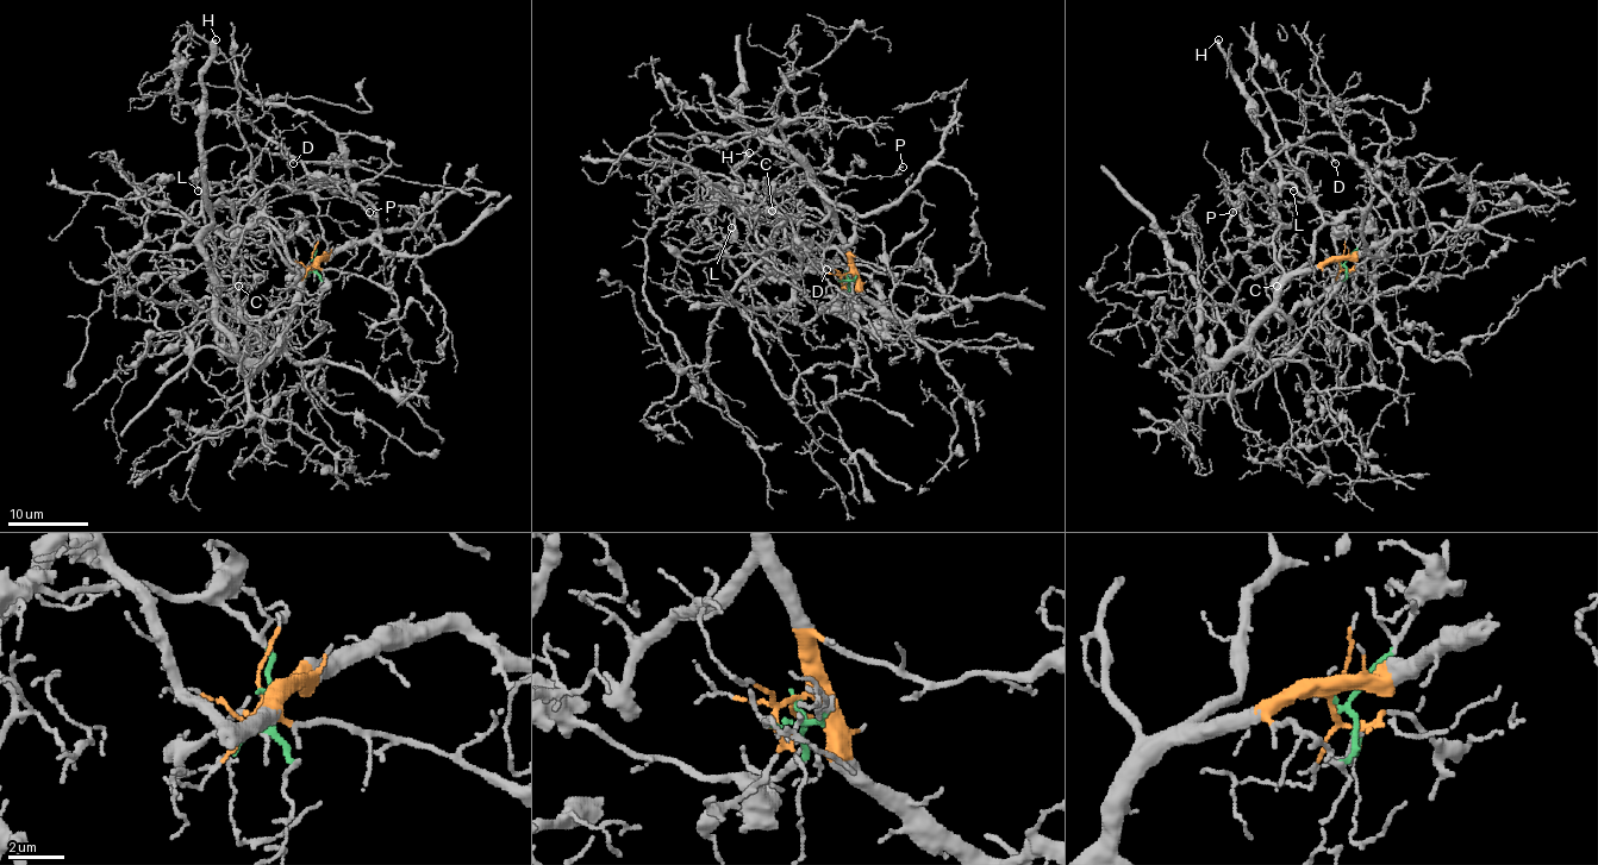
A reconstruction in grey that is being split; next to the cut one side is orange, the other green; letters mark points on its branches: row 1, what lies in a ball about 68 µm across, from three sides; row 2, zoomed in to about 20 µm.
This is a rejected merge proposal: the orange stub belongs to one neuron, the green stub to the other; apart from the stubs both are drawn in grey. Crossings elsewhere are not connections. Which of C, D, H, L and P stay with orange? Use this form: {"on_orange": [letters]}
{"on_orange": ["C", "P"]}

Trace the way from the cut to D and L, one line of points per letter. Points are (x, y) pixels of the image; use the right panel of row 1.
D: (1340, 262), (1362, 233), (1334, 224), (1280, 177), (1274, 157), (1281, 145), (1293, 145), (1328, 154), (1336, 163)
L: (1340, 262), (1356, 248), (1362, 233), (1358, 230), (1342, 232), (1292, 183), (1280, 181), (1284, 188), (1293, 189)

